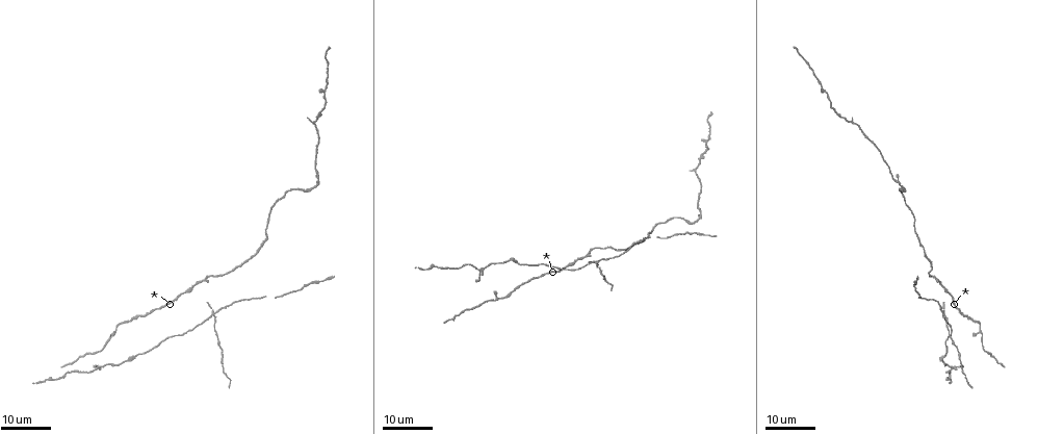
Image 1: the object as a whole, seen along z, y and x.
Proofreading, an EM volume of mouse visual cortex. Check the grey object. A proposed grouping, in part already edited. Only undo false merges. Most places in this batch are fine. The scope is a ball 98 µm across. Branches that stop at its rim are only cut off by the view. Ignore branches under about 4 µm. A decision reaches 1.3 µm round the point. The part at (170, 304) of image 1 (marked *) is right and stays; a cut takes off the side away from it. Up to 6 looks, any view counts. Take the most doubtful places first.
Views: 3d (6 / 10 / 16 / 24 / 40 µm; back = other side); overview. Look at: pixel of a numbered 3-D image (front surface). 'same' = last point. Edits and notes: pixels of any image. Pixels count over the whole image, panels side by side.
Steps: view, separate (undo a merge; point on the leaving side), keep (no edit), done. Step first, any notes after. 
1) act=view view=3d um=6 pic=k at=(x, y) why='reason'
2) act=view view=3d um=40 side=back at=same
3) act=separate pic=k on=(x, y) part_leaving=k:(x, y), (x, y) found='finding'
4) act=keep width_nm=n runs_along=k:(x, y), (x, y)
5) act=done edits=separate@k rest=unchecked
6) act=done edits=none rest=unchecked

act=view view=3d um=16 pic=1 at=(213, 314) why='four or more arms meet'

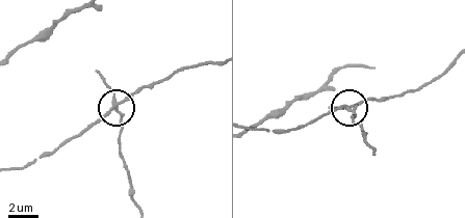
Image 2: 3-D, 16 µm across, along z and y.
act=view view=3d um=10 pic=2 at=(120, 104)

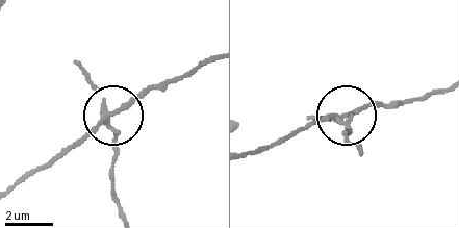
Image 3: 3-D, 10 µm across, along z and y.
act=separate pic=3 on=(88, 82) arms=4 part_leaving=3:(102, 119), (115, 141), (120, 212) found='a second neuron is stuck on'

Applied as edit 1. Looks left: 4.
act=view view=3d um=24 pic=1 at=(97, 368) why='looks like a crossing'

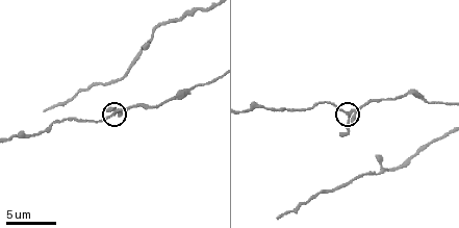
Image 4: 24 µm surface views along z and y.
act=view view=3d um=10 pic=4 at=(114, 111)

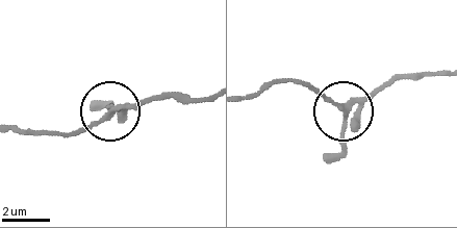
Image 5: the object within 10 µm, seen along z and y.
act=keep width_nm=210 found='all the same neuron'

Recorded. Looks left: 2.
act=view view=3d um=16 pic=1 at=(588, 253) why='two arms in line, one across'

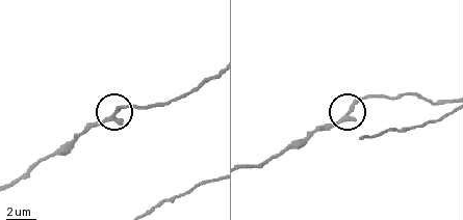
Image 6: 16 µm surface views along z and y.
act=view view=3d um=6 pic=6 at=(349, 110)

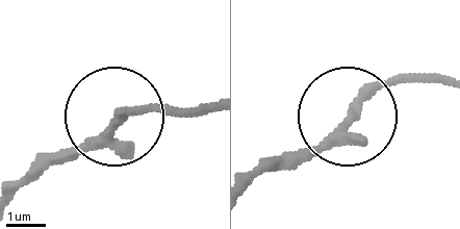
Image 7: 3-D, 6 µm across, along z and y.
act=keep runs_along=7:(15, 191), (84, 151), (124, 111), (200, 111) found='all the same neuron'

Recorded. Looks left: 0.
act=done edits=separate@3 rest=unchecked

